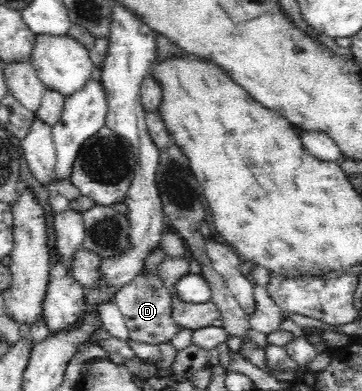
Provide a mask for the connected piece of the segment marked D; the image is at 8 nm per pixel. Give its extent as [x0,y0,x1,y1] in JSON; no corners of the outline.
[114,270,179,344]

